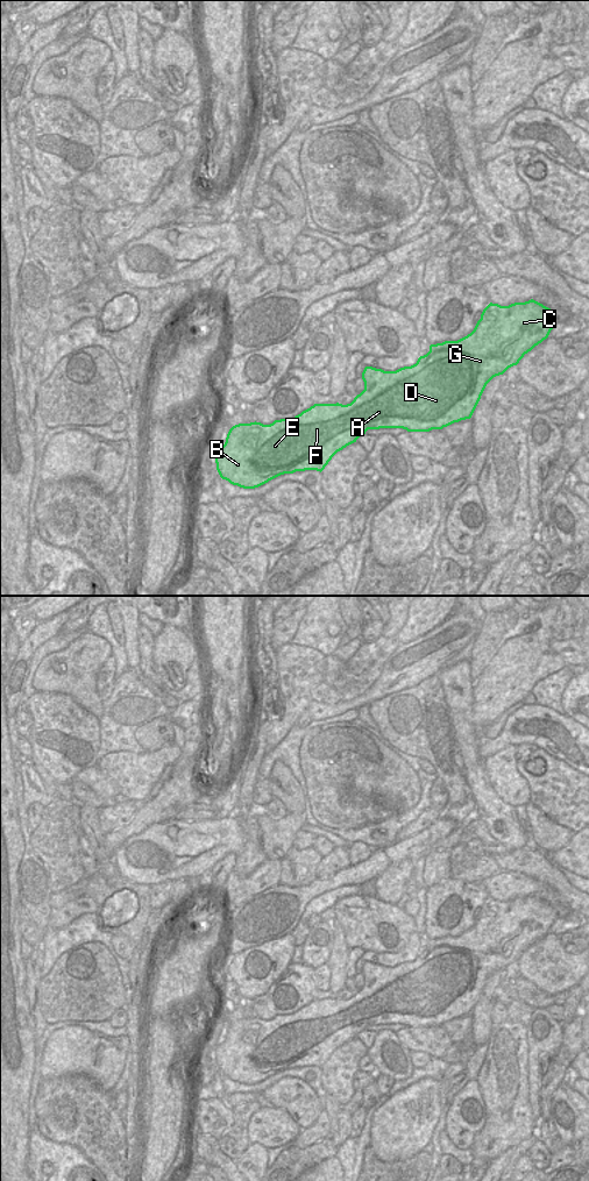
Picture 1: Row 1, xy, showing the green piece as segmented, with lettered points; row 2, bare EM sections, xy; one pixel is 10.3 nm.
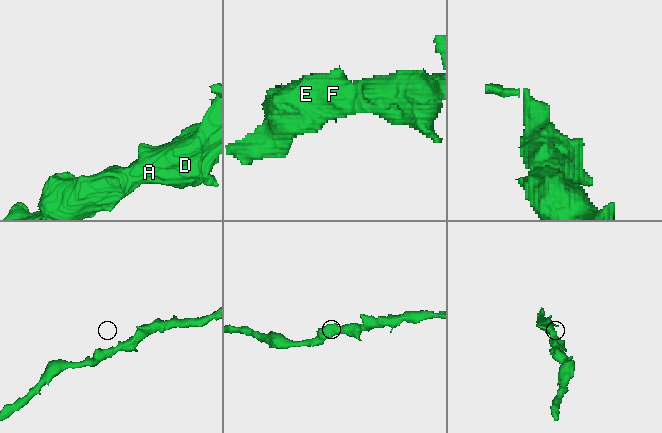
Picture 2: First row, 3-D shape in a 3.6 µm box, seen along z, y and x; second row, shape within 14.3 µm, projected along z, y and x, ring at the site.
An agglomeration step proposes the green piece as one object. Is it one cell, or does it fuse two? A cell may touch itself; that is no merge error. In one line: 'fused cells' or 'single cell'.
single cell

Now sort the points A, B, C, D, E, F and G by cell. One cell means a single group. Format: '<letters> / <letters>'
A B C D E F G

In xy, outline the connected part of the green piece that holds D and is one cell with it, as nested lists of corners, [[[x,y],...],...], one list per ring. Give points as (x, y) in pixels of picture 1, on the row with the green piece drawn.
[[[533,299],[509,306],[490,303],[470,334],[457,341],[431,344],[430,351],[420,356],[416,364],[396,371],[366,367],[362,372],[364,390],[350,404],[314,404],[294,418],[275,420],[270,425],[255,421],[233,426],[225,444],[217,449],[217,470],[222,479],[233,485],[255,489],[284,474],[305,470],[321,472],[338,451],[356,442],[368,429],[403,428],[407,432],[430,432],[470,419],[487,384],[517,365],[525,354],[546,340],[555,323],[556,314]]]

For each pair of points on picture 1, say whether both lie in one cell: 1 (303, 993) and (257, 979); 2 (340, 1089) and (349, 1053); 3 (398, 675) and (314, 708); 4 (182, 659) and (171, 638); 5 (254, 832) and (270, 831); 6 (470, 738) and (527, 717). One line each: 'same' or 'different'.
1: different
2: same
3: same
4: same
5: different
6: different

